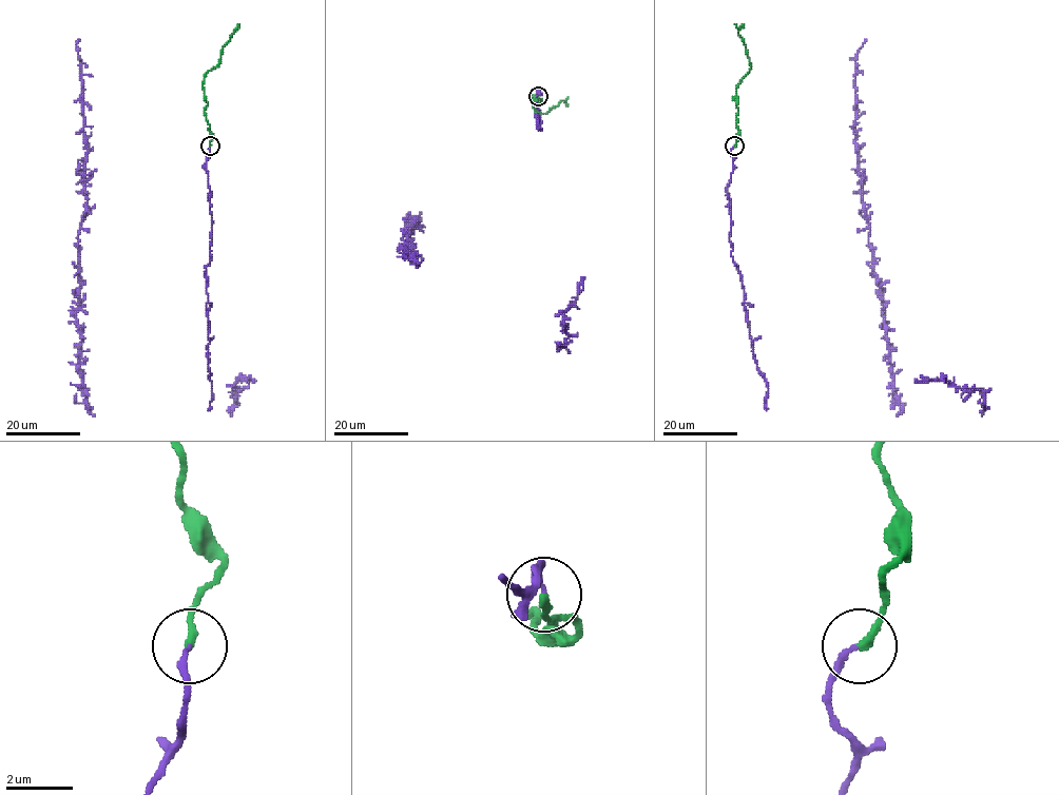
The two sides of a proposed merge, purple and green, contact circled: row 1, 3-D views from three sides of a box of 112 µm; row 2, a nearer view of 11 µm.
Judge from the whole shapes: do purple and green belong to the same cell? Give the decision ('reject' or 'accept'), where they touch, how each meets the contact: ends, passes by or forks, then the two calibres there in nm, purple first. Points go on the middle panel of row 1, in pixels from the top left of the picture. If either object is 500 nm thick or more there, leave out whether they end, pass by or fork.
accept | (538, 96) | purple ends | green ends | 150/240 nm

